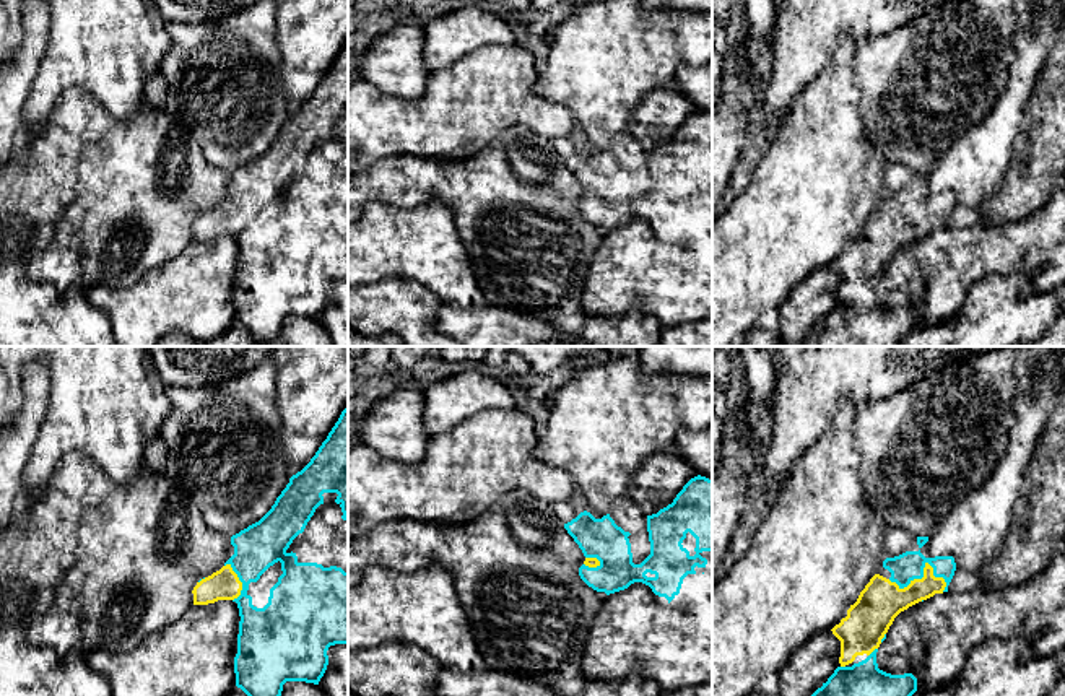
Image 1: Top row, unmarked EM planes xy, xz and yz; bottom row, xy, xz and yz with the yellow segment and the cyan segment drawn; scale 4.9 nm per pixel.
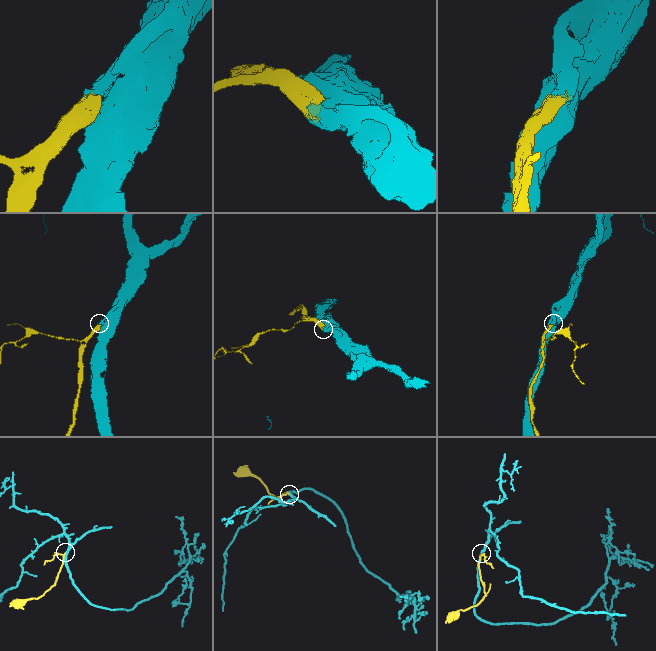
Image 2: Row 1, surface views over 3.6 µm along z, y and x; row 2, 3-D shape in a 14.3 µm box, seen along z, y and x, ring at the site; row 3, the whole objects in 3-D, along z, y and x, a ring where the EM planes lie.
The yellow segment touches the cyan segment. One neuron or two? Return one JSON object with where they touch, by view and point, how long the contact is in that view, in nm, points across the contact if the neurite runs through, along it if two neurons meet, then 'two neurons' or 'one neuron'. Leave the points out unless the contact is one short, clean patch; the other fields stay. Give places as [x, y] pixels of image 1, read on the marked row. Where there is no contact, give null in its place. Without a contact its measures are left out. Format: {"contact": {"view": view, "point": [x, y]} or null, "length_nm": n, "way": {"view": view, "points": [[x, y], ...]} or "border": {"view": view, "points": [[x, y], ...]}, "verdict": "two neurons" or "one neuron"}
{"contact": {"view": "yz", "point": [924, 573]}, "length_nm": 300, "verdict": "one neuron"}

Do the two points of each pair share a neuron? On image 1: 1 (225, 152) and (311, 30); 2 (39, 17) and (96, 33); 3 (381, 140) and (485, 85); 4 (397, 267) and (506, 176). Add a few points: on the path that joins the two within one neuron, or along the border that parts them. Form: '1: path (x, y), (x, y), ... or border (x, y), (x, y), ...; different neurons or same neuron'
1: path (234, 121), (234, 114), (275, 73), (280, 60); same neuron
2: border (49, 17), (47, 46), (41, 56); different neurons
3: path (407, 127), (430, 127), (447, 122), (459, 111); same neuron
4: border (418, 205), (444, 204), (452, 212), (460, 234); different neurons

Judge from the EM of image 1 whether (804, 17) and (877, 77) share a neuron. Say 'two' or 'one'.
two

